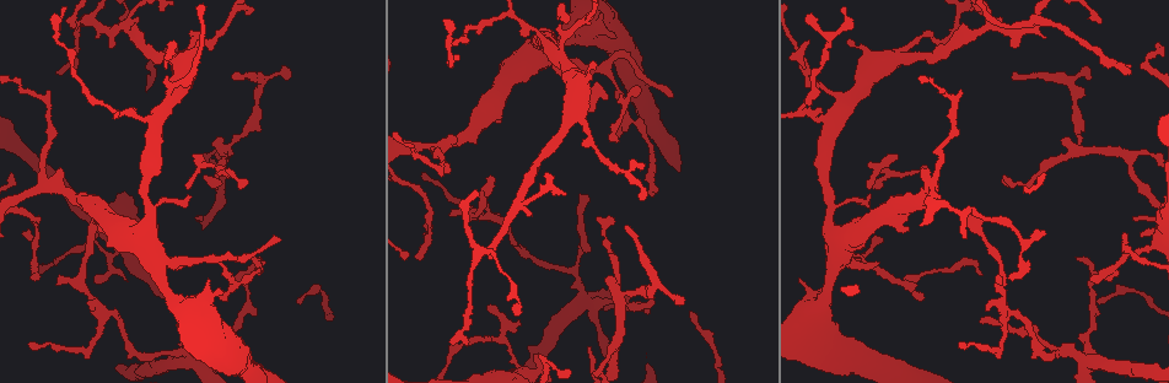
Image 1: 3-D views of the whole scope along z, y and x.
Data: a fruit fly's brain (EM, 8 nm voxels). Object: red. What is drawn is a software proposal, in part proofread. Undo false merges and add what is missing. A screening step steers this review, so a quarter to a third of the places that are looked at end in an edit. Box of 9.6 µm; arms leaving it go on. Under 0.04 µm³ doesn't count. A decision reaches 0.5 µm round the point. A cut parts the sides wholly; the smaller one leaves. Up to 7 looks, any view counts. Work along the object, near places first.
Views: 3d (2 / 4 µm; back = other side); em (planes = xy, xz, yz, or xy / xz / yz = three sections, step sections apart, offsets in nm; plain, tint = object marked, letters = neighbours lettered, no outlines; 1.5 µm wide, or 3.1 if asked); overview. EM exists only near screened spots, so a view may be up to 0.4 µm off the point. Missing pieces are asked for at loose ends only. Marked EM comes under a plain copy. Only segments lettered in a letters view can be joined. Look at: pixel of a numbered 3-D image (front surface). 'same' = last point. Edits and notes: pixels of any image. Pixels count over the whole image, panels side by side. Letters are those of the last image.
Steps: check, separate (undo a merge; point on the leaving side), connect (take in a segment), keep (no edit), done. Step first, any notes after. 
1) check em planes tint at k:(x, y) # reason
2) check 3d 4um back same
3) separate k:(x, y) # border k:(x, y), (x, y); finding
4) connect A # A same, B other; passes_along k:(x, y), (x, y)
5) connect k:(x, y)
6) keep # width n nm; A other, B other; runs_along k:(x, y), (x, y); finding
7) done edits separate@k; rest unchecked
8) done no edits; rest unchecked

check 3d 2um back at 1:(223, 292) # thick end

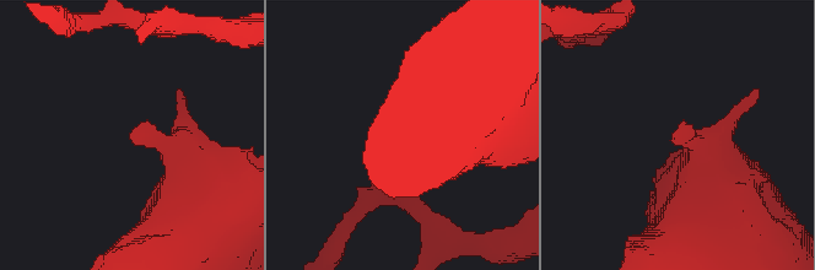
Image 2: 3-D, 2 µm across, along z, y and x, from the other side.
check em planes letters at 2:(131, 131) # need the tissue

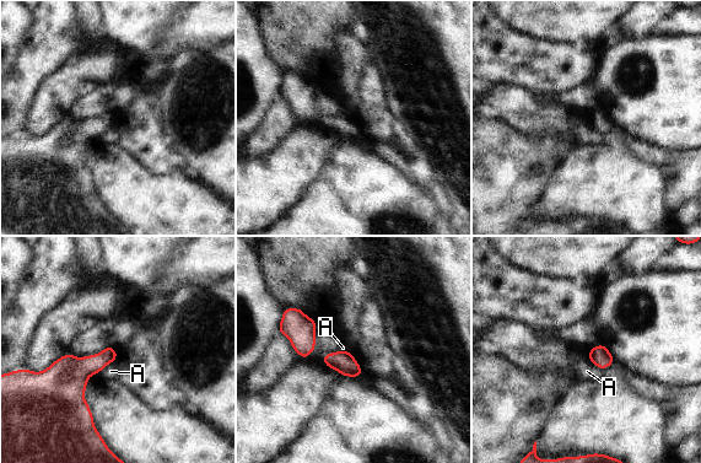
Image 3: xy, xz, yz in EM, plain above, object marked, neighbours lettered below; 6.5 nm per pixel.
keep # A other; border 3:(587, 357), (604, 370); none of them fits

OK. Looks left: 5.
check em planes letters at 1:(33, 276) # an open end

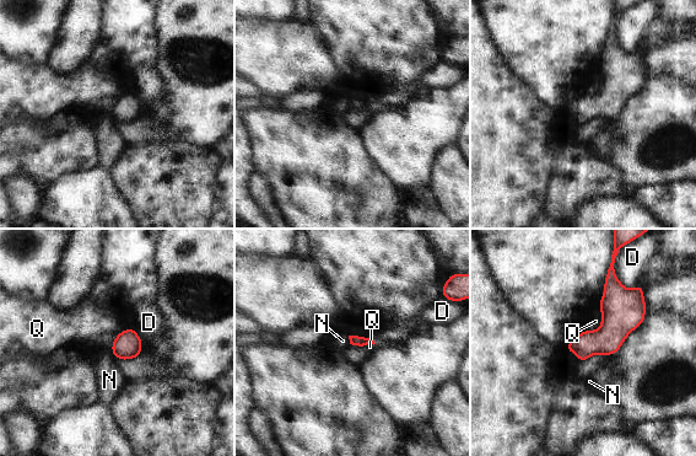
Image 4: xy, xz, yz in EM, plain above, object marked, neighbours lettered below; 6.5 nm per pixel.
keep # D other, N other, Q other; border 4:(123, 328), (112, 353), (138, 359); none of them fits

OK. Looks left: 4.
check em xz step 4 tint at 1:(109, 45)

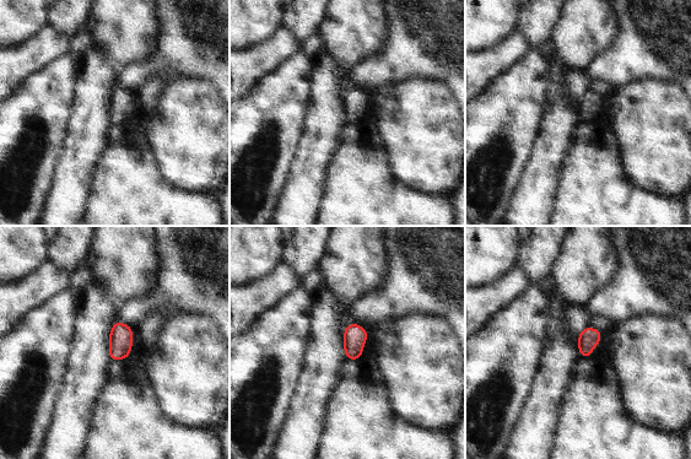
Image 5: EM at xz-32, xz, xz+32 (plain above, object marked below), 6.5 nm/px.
check em planes letters same

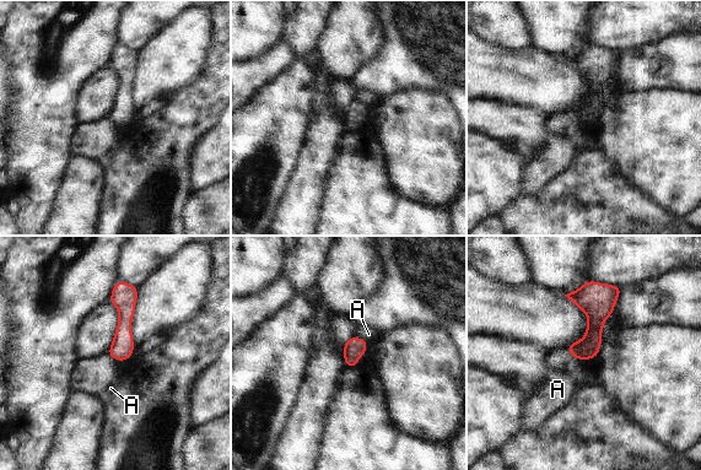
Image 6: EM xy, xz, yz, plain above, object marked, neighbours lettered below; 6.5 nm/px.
keep # longest_contact A 110 nm; A other; none of them fits

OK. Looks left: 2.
done no edits; rest unchecked

